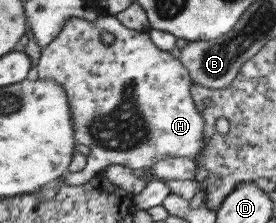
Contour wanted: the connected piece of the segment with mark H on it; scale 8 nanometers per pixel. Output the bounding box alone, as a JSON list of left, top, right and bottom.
[36,16,204,186]

